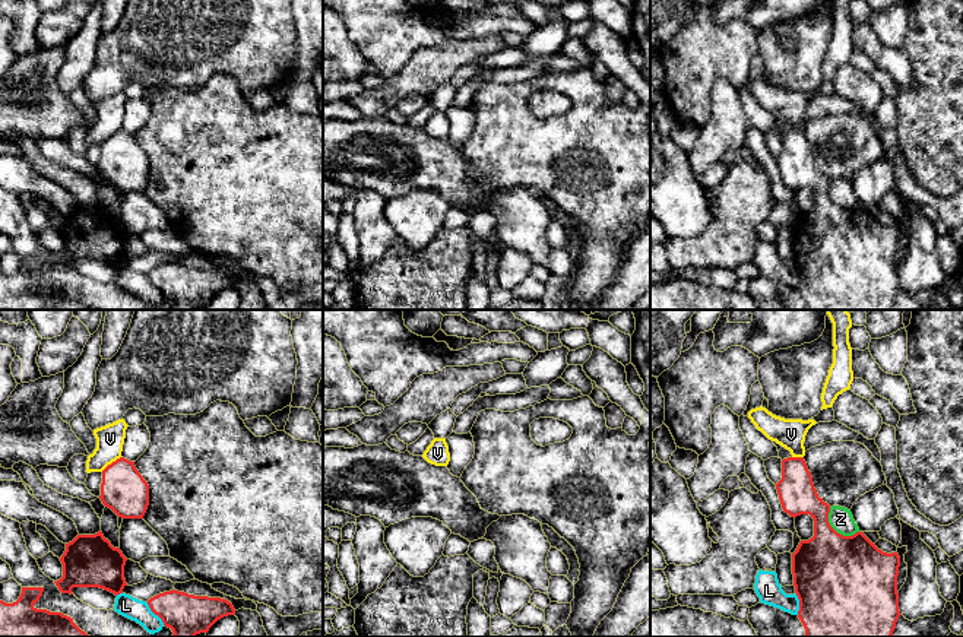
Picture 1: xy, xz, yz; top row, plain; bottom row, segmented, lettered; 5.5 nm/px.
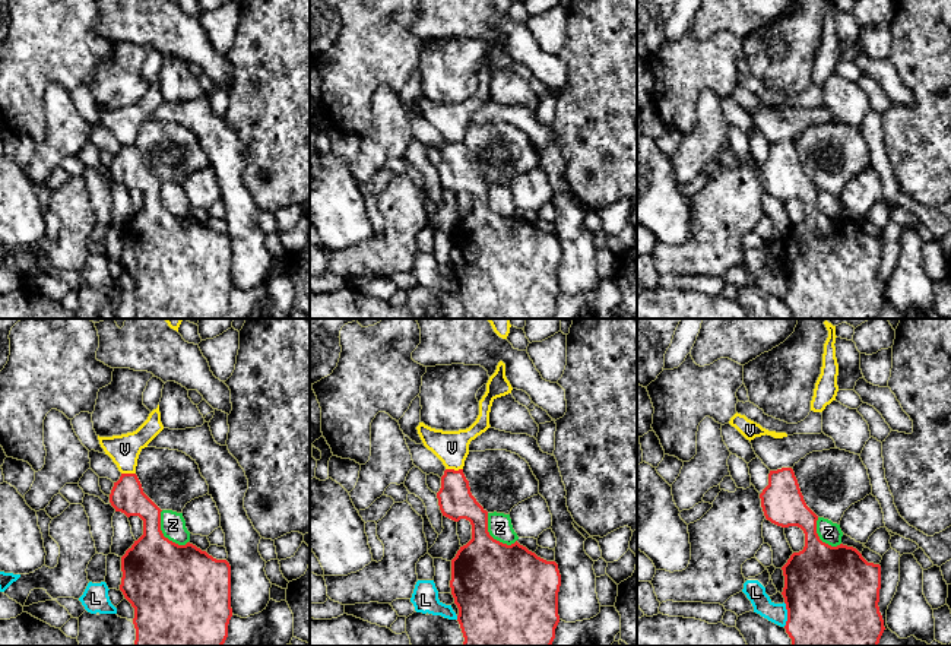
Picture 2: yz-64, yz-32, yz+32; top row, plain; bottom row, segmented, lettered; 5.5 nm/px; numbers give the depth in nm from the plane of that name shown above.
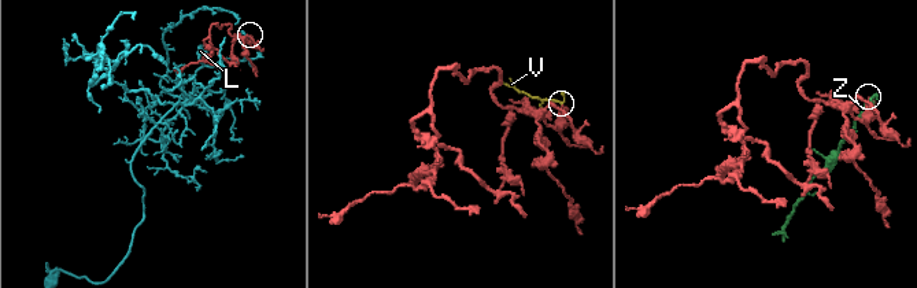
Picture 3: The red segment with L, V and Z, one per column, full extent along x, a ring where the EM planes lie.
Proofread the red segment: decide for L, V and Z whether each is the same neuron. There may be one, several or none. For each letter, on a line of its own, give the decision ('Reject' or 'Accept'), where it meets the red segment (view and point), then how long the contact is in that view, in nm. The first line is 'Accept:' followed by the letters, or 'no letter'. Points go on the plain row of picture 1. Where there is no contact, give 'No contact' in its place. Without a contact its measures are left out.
Accept: no letter
L: Reject. Touches red at xy (155, 287). Shared border 160 nm
V: Reject. Touches red at xy (111, 136). Shared border 140 nm
Z: Reject. Touches red at yz (835, 203). Shared border 220 nm

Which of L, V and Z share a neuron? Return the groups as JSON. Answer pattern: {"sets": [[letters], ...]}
{"sets": [["L"], ["V"], ["Z"]]}

